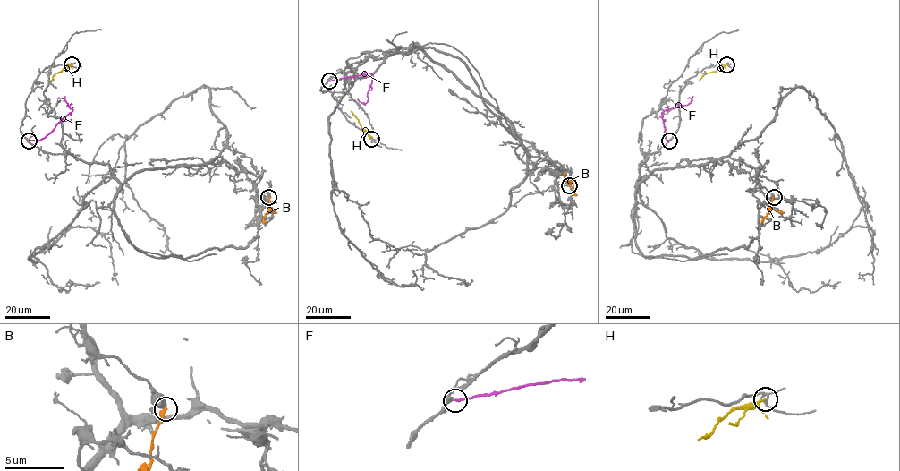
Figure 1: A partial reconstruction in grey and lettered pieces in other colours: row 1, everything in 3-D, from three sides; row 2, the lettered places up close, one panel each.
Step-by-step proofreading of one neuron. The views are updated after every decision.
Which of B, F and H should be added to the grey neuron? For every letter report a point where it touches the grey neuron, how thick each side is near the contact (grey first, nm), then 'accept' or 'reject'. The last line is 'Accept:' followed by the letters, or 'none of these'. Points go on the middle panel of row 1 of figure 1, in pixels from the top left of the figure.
B: (569, 185) | 400/280 nm | reject
F: (329, 81) | 360/180 nm | accept
H: (371, 139) | 140/180 nm | reject
Accept: F

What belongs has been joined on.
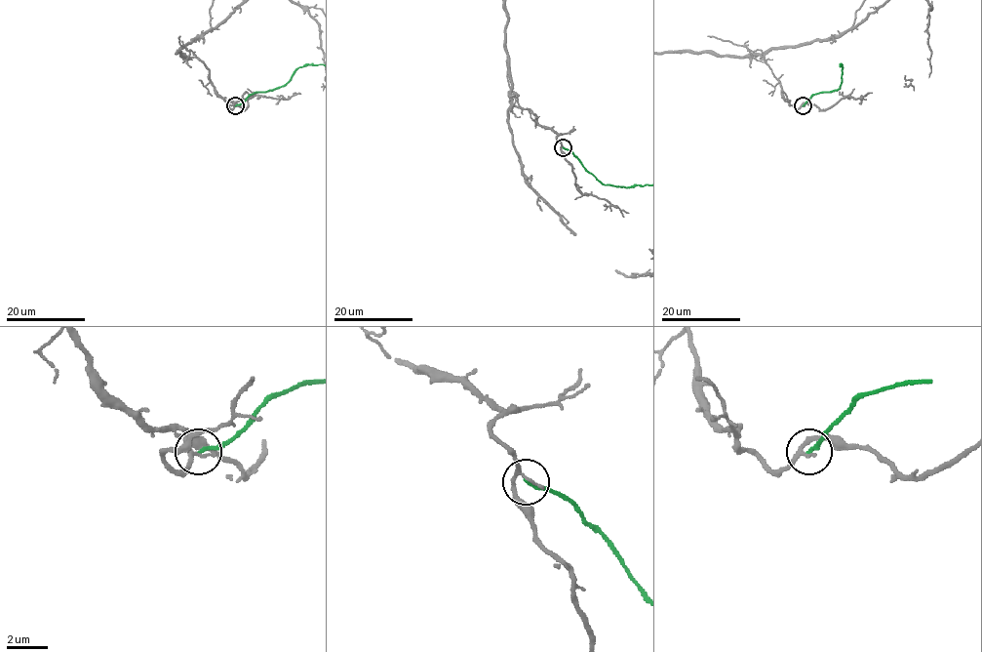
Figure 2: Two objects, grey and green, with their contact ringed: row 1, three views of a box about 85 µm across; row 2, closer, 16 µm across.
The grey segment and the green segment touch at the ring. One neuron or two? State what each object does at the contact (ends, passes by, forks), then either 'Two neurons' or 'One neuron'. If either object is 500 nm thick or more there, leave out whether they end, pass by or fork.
At the ring grey passes by. At the ring green ends. Two neurons

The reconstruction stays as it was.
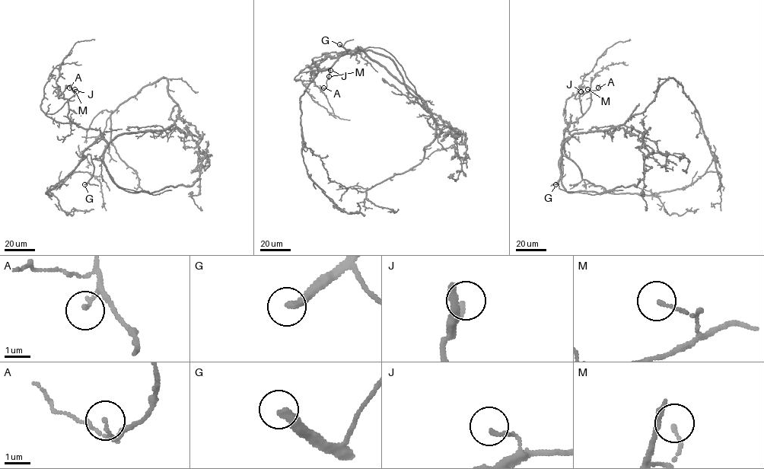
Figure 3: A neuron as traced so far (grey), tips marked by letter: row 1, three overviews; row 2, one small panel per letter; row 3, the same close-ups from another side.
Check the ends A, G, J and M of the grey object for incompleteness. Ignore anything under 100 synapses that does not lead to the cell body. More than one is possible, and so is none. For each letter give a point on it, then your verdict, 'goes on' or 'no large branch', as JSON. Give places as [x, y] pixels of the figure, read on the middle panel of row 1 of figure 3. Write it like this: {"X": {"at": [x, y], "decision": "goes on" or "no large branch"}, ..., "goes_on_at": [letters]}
{"A": {"at": [323, 87], "decision": "no large branch"}, "G": {"at": [339, 44], "decision": "goes on"}, "J": {"at": [330, 70], "decision": "no large branch"}, "M": {"at": [329, 76], "decision": "no large branch"}, "goes_on_at": ["G"]}

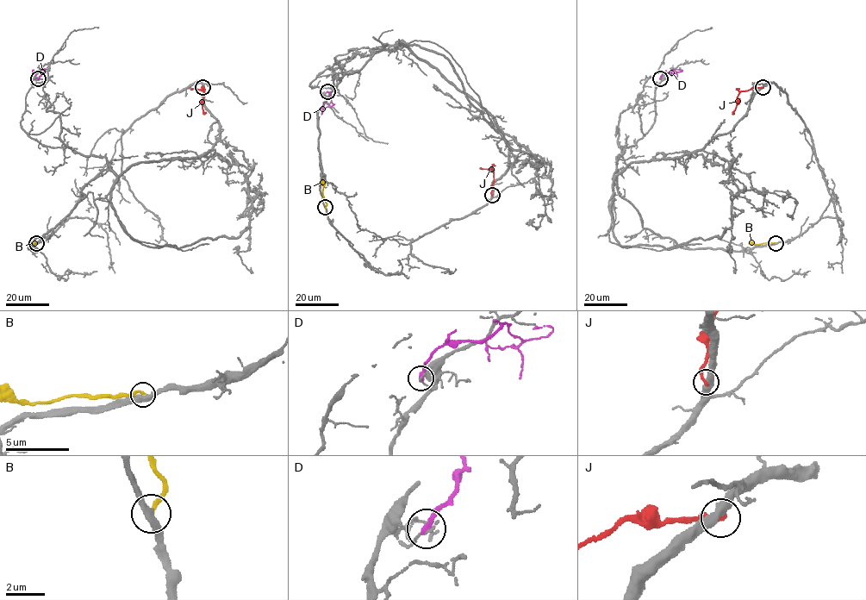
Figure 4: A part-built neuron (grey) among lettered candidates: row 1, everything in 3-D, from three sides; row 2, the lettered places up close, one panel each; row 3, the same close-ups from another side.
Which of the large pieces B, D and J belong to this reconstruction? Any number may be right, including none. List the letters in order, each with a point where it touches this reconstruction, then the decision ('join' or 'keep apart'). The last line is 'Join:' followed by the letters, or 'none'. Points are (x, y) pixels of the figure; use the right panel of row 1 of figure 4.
B: (775, 243) | keep apart
D: (660, 78) | keep apart
J: (763, 87) | keep apart
Join: none

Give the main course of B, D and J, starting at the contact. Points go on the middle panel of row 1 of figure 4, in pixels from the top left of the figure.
B: (325, 207), (321, 180)
D: (327, 91), (333, 104), (327, 106), (321, 114), (323, 110)
J: (491, 195), (493, 164)

